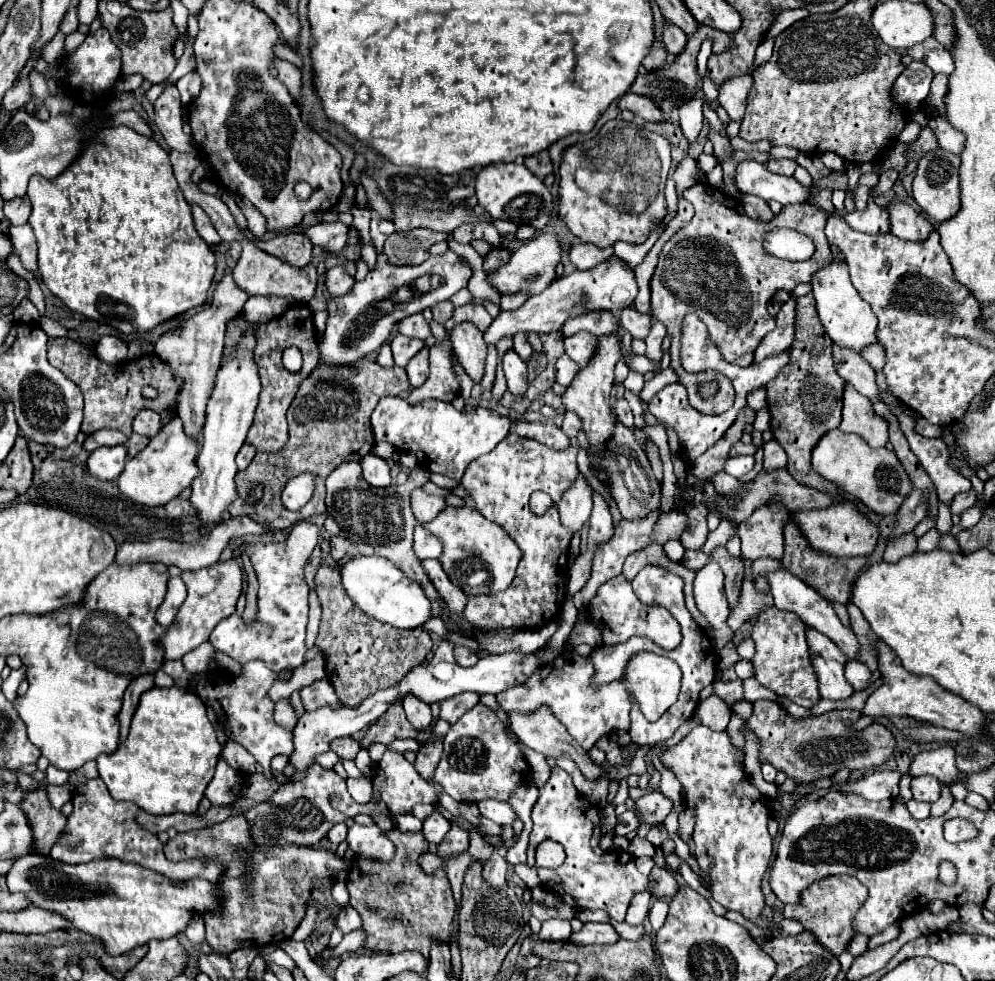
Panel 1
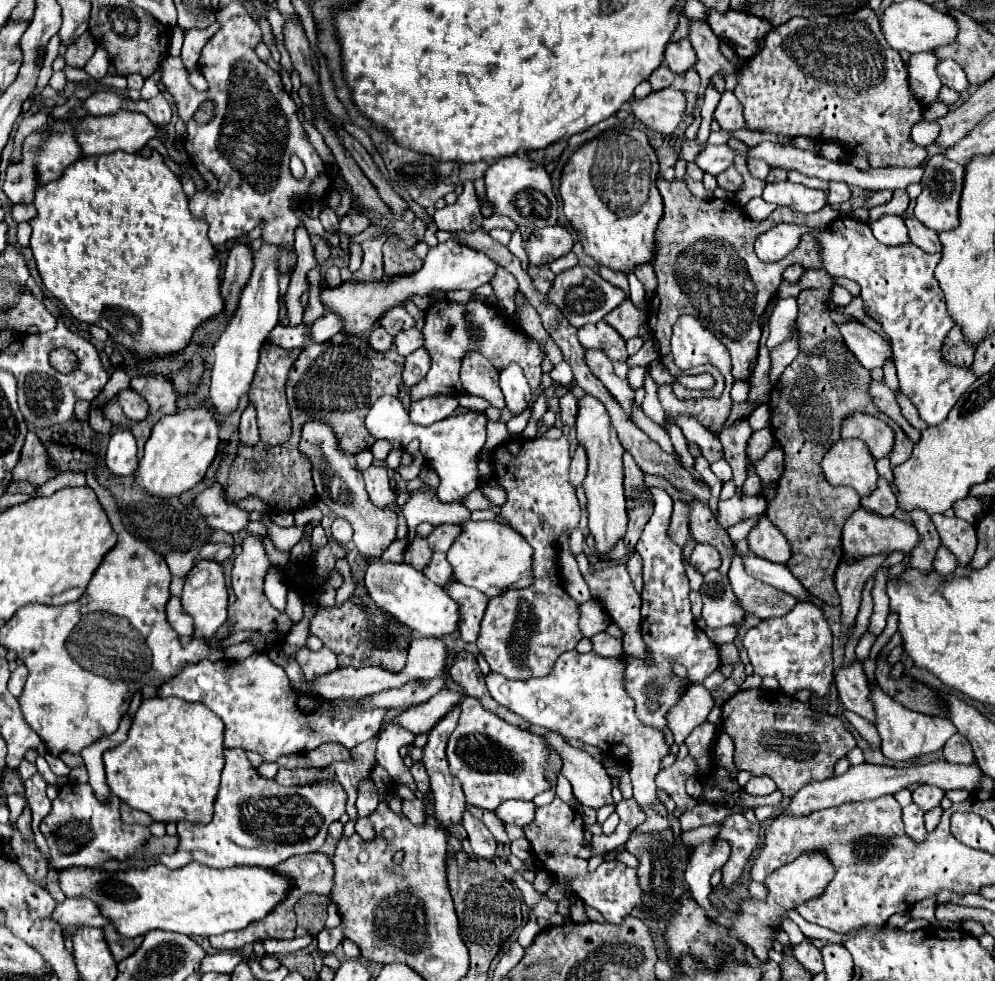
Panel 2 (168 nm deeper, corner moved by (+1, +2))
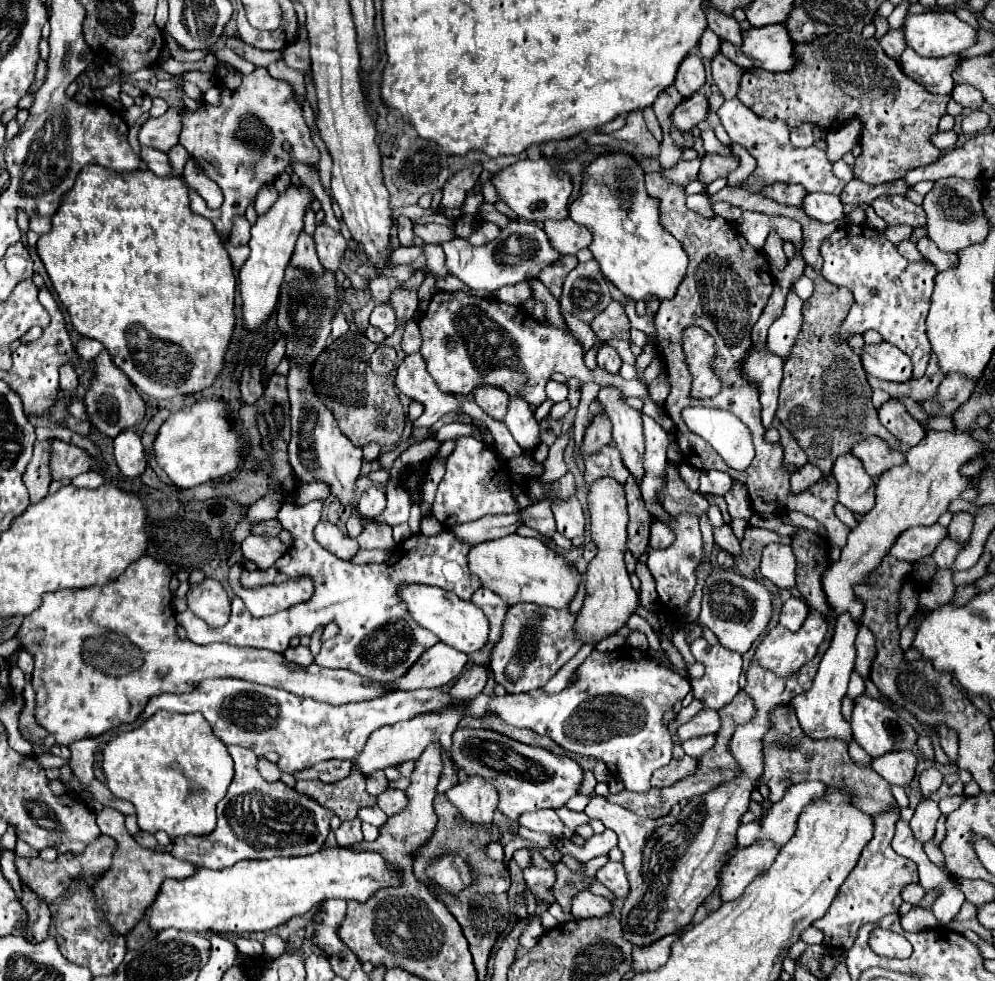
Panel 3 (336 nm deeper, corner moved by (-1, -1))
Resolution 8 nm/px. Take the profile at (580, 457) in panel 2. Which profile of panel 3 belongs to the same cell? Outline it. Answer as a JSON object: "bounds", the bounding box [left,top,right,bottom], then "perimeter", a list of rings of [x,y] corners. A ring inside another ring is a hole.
{"bounds":[580,415,612,461],"perimeter":[[[596,415],[592,425],[586,429],[582,443],[580,443],[580,455],[586,461],[592,453],[600,451],[604,445],[612,441],[612,425],[606,415]]]}

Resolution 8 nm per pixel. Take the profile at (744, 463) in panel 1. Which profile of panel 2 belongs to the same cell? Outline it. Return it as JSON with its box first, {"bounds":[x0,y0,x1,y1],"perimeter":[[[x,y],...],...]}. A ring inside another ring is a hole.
{"bounds":[710,458,732,484],"perimeter":[[[724,458],[712,462],[712,464],[710,464],[710,470],[716,474],[716,478],[718,478],[722,484],[728,482],[728,480],[732,480],[732,468],[730,468],[730,464],[728,464]]]}

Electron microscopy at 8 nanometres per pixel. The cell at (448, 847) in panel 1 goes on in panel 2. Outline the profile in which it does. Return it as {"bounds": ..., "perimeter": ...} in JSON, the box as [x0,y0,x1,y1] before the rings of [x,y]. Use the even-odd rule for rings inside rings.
{"bounds":[422,708,466,828],"perimeter":[[[454,708],[444,720],[440,720],[436,724],[436,728],[430,732],[428,736],[428,742],[426,746],[422,748],[424,750],[424,768],[430,776],[430,790],[436,798],[436,806],[434,806],[434,816],[436,820],[448,828],[450,824],[456,824],[456,822],[462,822],[462,812],[466,808],[466,798],[464,798],[464,792],[462,792],[462,784],[458,784],[458,780],[454,780],[454,776],[450,776],[450,768],[446,764],[446,744],[448,744],[448,736],[454,732],[456,724],[458,724],[458,716],[460,716],[460,708]]]}

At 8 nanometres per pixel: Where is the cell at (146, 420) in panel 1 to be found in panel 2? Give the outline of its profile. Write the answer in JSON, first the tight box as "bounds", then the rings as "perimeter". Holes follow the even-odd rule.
{"bounds":[118,388,148,422],"perimeter":[[[130,388],[118,392],[118,402],[120,402],[124,414],[134,422],[140,422],[148,416],[148,402],[142,396],[138,396],[136,392],[132,392]]]}

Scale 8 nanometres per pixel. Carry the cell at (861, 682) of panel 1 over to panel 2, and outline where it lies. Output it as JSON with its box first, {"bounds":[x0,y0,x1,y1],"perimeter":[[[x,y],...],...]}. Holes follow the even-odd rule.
{"bounds":[870,686,958,762],"perimeter":[[[870,686],[872,702],[876,706],[876,728],[882,738],[882,754],[894,762],[906,762],[910,758],[918,758],[920,754],[932,754],[944,746],[944,742],[956,734],[958,730],[950,720],[940,720],[934,716],[926,716],[920,712],[910,712],[888,694],[884,694],[878,686]]]}

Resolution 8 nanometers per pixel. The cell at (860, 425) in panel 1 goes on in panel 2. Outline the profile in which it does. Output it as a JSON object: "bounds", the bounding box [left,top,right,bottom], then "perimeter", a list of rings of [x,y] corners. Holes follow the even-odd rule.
{"bounds":[842,414,894,460],"perimeter":[[[854,414],[846,418],[842,424],[842,438],[862,440],[868,446],[874,460],[890,456],[892,446],[894,446],[892,428],[886,422],[874,416],[866,416],[866,414]]]}

